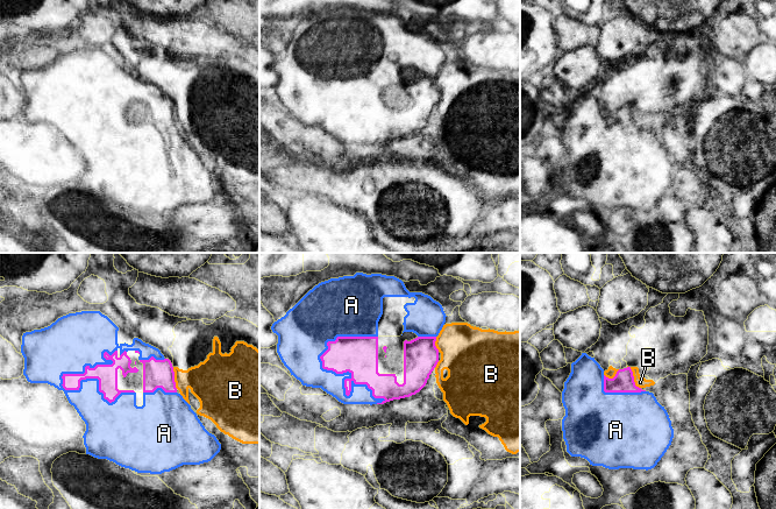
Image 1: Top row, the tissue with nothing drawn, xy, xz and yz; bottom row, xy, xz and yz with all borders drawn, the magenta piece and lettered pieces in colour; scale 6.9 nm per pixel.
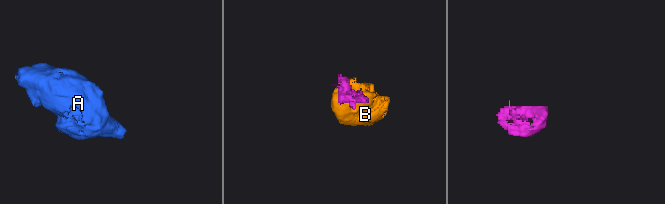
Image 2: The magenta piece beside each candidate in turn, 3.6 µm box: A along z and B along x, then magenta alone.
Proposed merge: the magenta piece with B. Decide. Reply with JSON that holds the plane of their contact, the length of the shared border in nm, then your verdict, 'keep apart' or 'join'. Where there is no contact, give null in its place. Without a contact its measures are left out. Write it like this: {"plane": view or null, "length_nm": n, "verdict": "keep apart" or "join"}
{"plane": "yz", "length_nm": 170, "verdict": "keep apart"}

